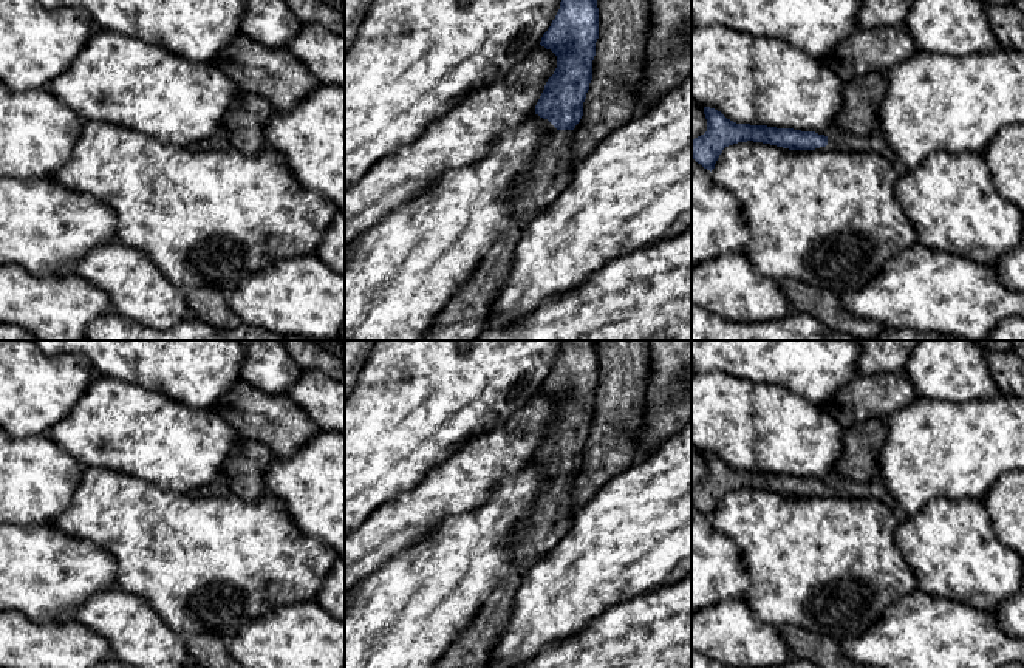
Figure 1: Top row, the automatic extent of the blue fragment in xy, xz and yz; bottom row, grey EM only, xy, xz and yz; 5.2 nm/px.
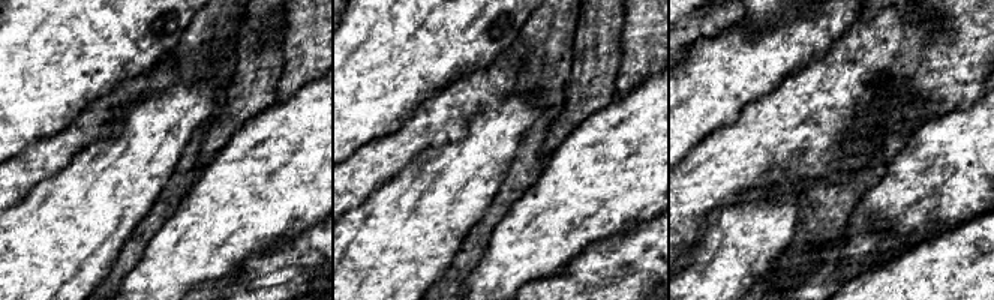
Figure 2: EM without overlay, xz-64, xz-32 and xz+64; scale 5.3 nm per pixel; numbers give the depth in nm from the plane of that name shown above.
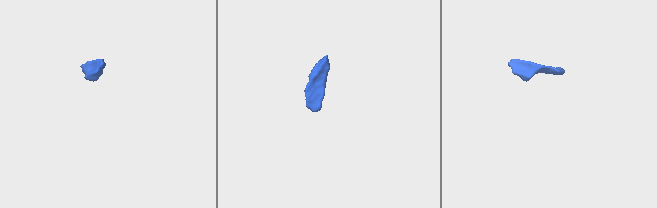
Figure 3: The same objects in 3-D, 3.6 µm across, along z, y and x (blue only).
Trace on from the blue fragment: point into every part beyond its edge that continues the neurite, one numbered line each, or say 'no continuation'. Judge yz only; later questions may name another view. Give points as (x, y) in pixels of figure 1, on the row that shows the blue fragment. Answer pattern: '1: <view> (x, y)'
1: yz (837, 139)

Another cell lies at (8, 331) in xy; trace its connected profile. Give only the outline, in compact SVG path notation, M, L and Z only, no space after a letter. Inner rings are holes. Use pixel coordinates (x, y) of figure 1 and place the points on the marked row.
M0 323L0 340L37 340L31 332L17 325Z

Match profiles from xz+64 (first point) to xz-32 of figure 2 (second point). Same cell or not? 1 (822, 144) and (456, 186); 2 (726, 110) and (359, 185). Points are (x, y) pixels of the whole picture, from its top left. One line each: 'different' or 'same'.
1: different
2: different

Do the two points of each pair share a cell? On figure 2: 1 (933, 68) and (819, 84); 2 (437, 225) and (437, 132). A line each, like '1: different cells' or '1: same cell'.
1: same cell
2: different cells

